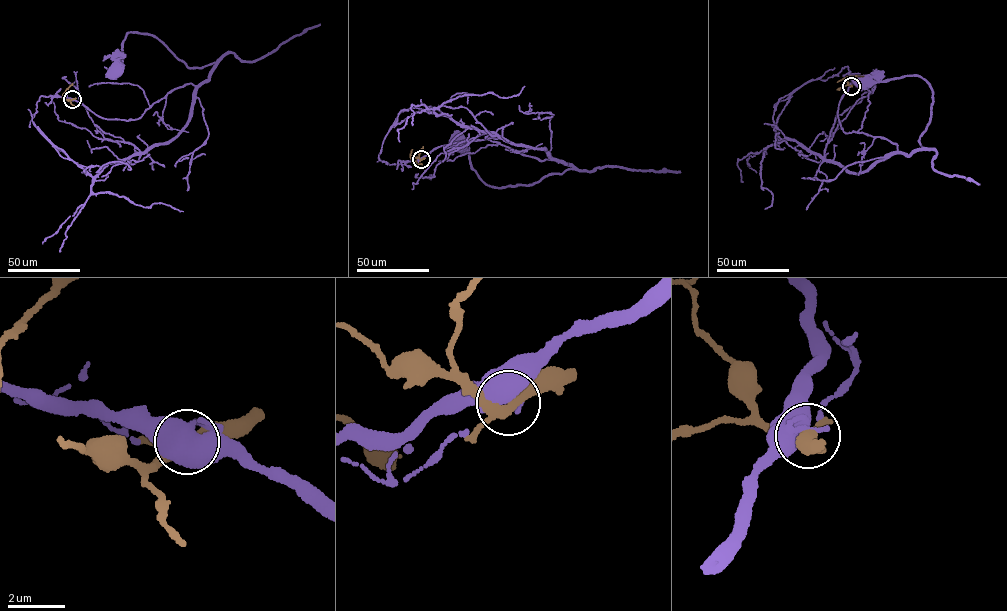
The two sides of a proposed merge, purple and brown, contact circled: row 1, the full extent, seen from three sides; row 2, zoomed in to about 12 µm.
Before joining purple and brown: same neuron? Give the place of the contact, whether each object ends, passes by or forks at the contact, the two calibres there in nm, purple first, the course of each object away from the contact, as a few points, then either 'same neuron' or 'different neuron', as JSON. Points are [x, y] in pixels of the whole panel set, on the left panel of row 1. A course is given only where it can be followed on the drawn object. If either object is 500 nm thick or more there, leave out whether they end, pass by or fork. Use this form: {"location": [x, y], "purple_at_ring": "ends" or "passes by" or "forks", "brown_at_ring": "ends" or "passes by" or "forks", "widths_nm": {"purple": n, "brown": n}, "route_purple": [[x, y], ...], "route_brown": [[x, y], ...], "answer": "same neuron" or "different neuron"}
{"location": [72, 99], "widths_nm": {"purple": 650, "brown": 280}, "route_purple": [[72, 99], [138, 119], [208, 79], [216, 62], [190, 68], [129, 32], [114, 71]], "route_brown": [[72, 99], [62, 98], [72, 83]], "answer": "different neuron"}

